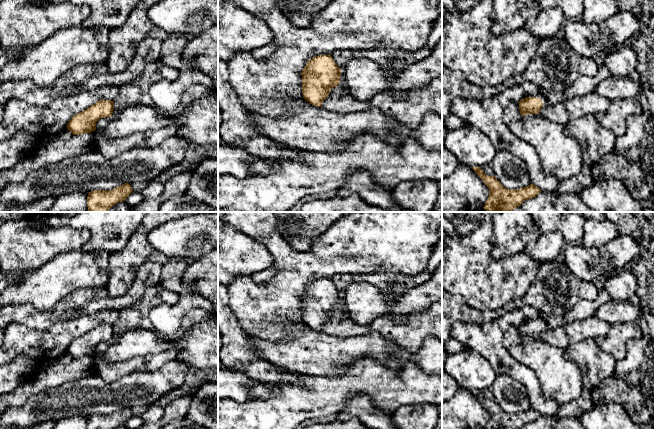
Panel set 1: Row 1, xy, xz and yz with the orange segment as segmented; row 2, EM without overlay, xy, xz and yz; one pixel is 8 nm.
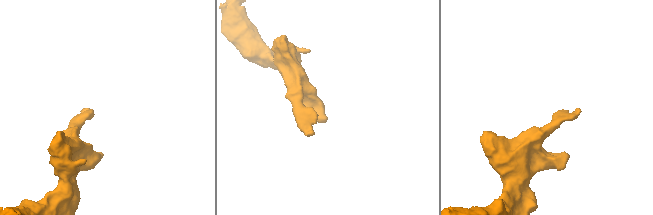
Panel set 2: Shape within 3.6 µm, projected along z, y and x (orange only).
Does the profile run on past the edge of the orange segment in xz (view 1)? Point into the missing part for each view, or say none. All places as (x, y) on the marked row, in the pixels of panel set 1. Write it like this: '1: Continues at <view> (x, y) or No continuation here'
1: No continuation here

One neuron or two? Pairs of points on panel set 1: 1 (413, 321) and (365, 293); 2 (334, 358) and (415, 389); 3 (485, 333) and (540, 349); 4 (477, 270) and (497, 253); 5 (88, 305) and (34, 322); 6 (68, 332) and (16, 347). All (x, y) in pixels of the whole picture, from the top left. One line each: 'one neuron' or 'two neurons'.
1: two neurons
2: two neurons
3: two neurons
4: two neurons
5: one neuron
6: one neuron

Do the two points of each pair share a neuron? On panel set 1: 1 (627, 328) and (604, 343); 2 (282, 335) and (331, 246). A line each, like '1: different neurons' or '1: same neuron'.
1: same neuron
2: same neuron

